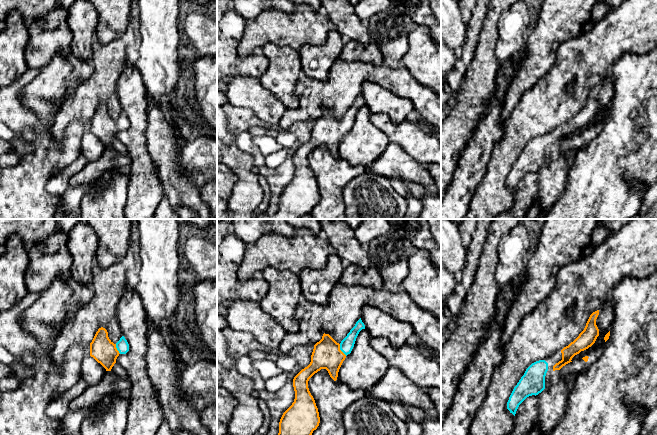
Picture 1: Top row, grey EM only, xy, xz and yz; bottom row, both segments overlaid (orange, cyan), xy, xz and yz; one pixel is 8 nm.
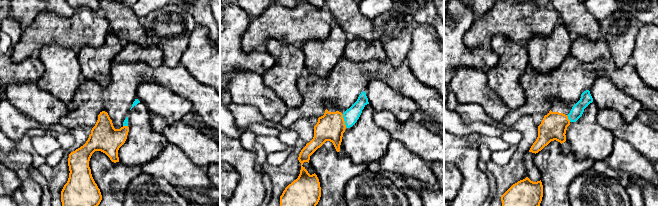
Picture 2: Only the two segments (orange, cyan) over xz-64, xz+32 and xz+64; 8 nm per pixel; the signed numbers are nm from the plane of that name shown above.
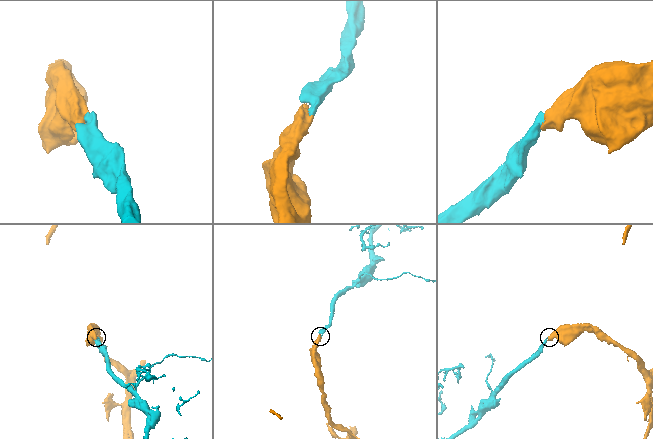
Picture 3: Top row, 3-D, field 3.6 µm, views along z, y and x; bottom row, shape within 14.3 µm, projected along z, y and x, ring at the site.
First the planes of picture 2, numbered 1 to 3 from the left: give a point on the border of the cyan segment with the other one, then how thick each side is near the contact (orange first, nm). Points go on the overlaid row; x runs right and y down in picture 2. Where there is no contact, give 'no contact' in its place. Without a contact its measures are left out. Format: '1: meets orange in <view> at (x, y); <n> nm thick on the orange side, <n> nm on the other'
1: meets orange in xz-64 at (125, 126); 220 nm thick on the orange side, 50 nm on the other
2: meets orange in xz+32 at (343, 120); 220 nm thick on the orange side, 120 nm on the other
3: meets orange in xz+64 at (567, 118); 200 nm thick on the orange side, 100 nm on the other

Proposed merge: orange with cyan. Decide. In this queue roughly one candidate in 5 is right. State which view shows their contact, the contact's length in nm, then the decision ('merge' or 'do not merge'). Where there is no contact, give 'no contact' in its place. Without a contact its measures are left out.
contact in xz; length 110 nm; merge

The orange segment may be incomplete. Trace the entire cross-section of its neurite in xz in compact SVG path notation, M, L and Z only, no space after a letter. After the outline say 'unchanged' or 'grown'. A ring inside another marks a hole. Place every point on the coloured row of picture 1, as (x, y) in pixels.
M360 318L340 344L324 333L322 339L314 345L310 364L293 379L295 399L280 419L278 435L312 435L317 429L320 417L309 391L308 381L321 369L326 369L336 381L339 369L346 356L351 353L362 329L365 329L365 325Z | grown

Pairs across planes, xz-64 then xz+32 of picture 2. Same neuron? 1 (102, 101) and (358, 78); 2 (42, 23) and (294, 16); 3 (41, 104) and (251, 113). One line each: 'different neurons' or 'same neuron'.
1: same neuron
2: same neuron
3: different neurons

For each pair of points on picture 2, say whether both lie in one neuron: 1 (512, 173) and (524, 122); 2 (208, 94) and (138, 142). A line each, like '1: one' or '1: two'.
1: one
2: two

